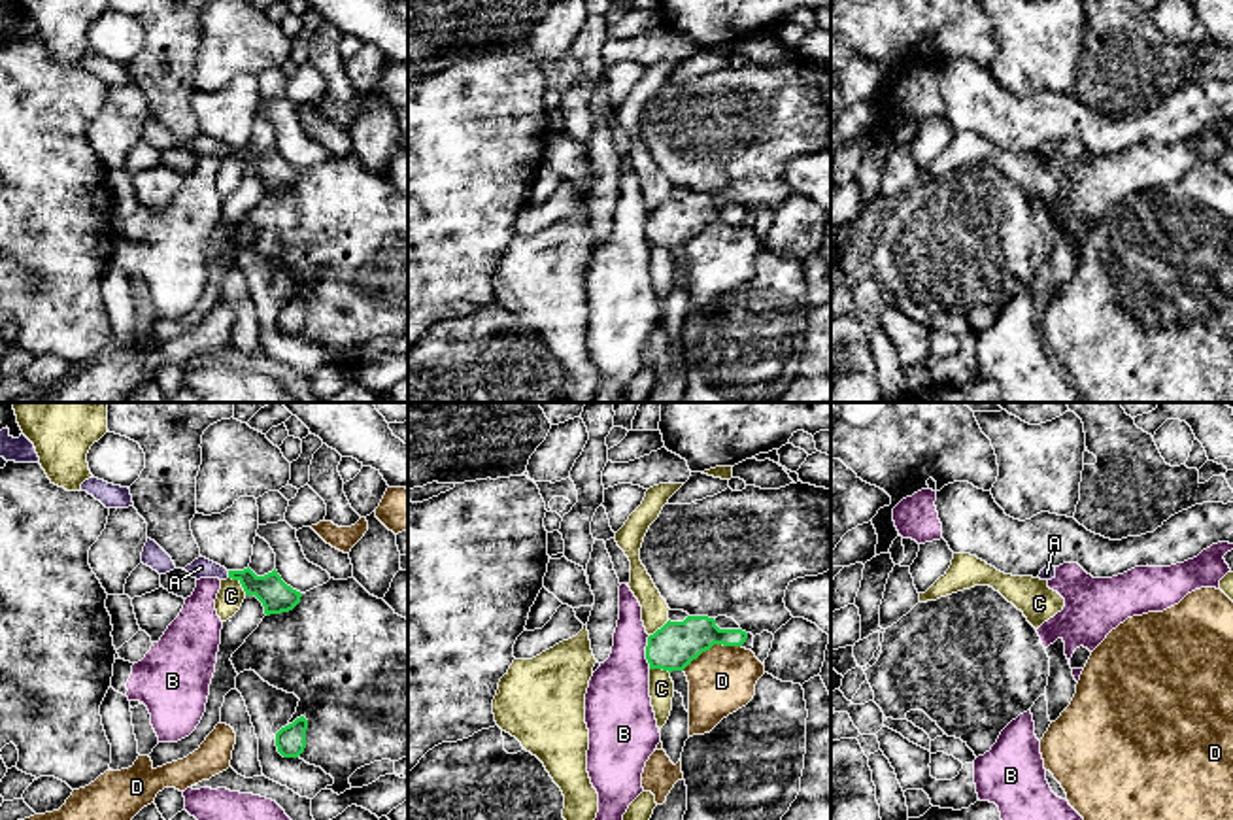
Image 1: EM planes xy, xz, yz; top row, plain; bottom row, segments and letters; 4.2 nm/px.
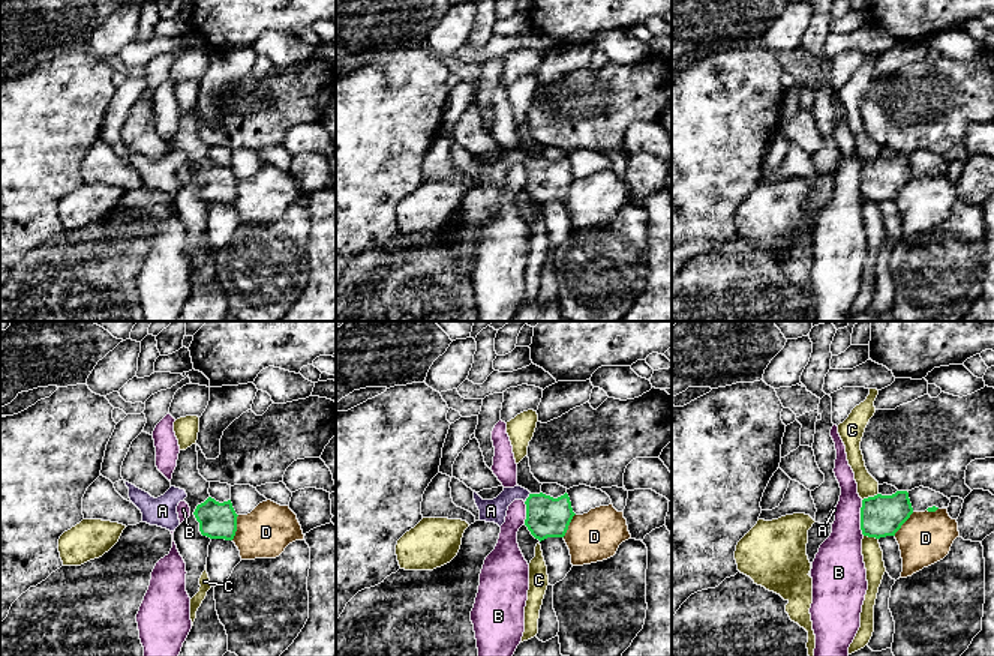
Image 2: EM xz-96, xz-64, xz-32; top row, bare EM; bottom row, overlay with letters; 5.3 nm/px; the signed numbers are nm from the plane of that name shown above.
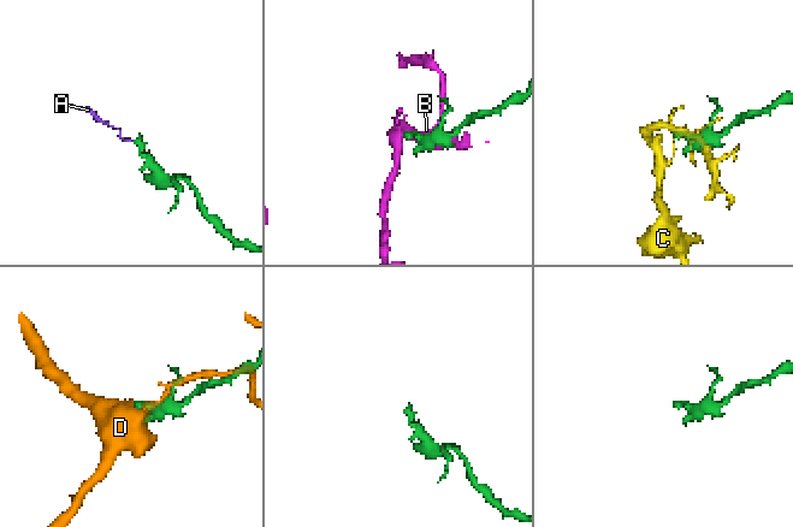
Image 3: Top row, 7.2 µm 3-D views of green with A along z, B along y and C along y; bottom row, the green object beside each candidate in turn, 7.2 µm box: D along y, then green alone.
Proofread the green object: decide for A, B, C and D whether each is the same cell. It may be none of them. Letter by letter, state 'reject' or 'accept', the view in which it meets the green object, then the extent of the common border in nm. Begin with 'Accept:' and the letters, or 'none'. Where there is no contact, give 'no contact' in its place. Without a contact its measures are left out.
Accept: A
A: accept | xy | 30 nm
B: reject | xz | 140 nm
C: reject | xy | 110 nm
D: reject | xz | 280 nm

